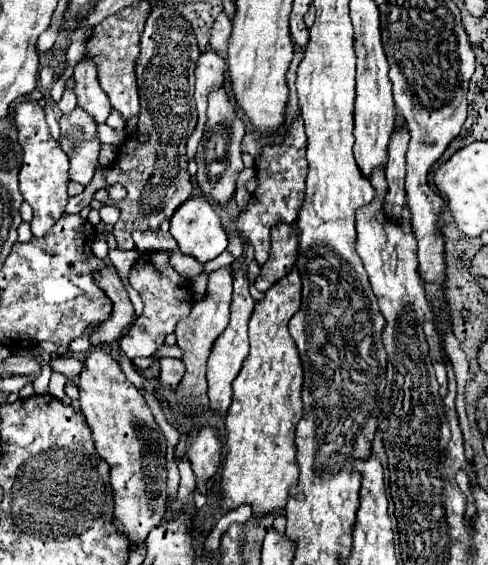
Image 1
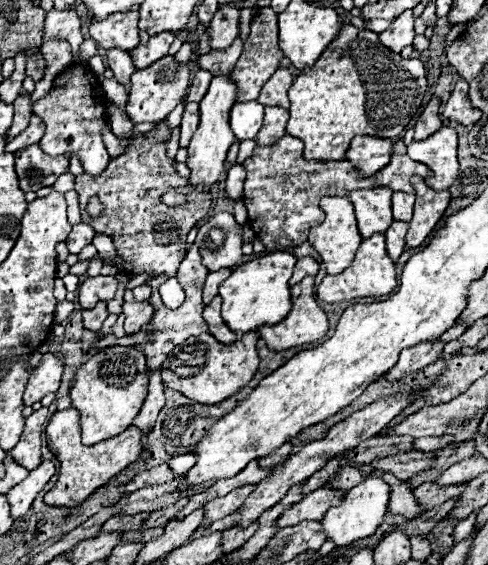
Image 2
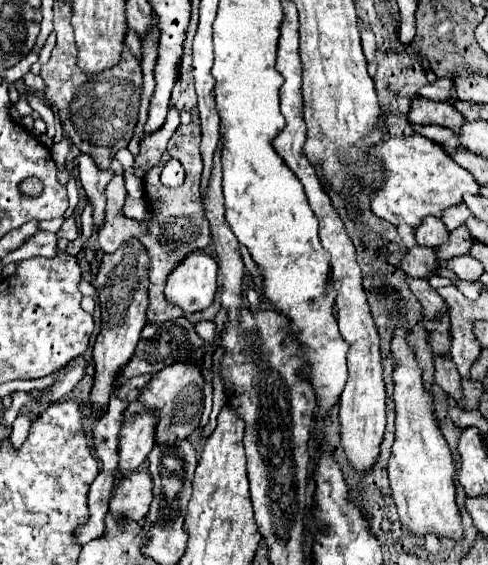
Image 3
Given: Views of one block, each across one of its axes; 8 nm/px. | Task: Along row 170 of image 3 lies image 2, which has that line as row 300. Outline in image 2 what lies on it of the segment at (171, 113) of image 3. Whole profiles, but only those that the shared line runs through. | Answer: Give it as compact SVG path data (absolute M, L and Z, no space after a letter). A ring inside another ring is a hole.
M144 300L144 302L124 302L122 304L122 314L126 316L126 324L124 324L126 332L134 334L140 328L150 324L154 308L152 308L152 304L148 300Z

